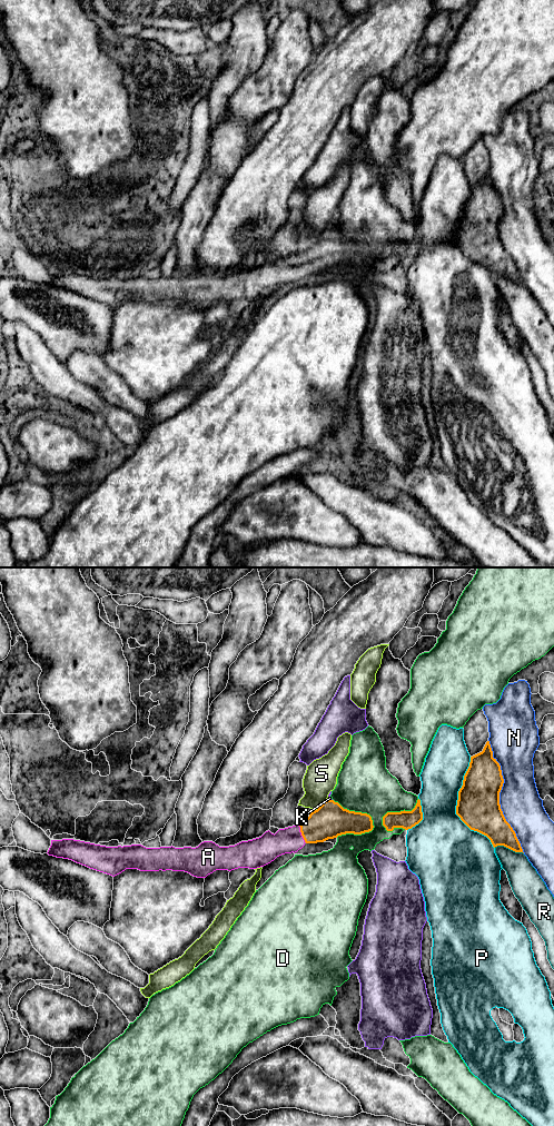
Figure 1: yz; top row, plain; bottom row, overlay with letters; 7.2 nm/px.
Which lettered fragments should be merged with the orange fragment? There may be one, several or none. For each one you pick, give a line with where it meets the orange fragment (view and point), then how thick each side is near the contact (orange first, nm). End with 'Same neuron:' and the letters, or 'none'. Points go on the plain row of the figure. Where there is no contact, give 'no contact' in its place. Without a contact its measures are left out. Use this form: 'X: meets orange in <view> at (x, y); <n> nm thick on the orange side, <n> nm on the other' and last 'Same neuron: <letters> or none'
A: meets orange in yz at (302, 264); 260 nm thick on the orange side, 190 nm on the other
Same neuron: A

